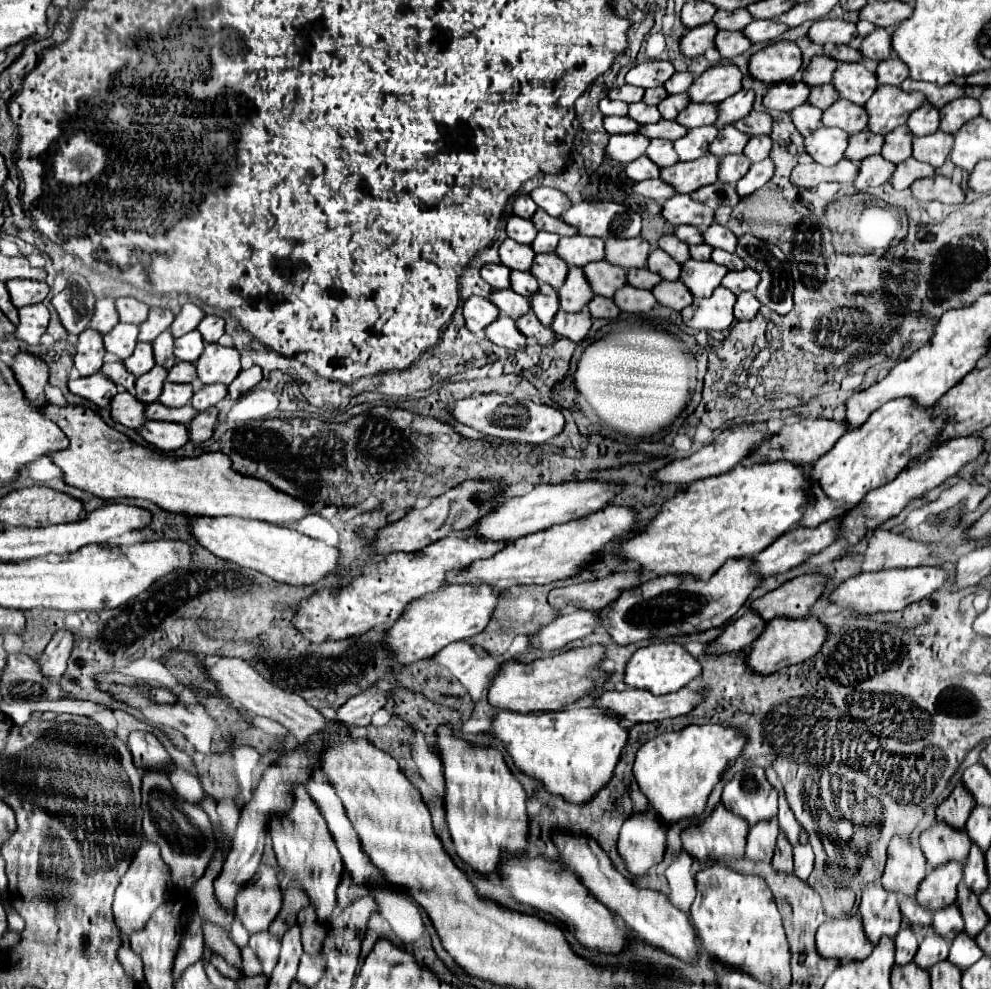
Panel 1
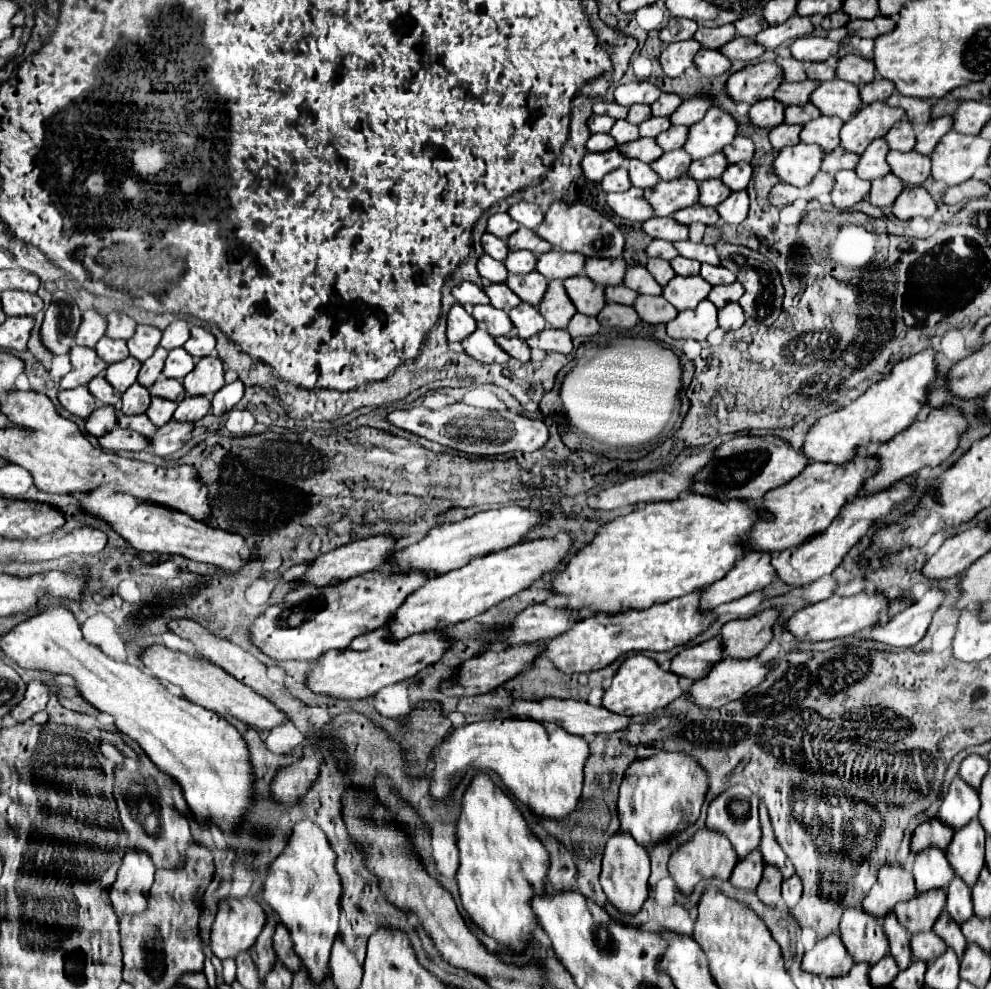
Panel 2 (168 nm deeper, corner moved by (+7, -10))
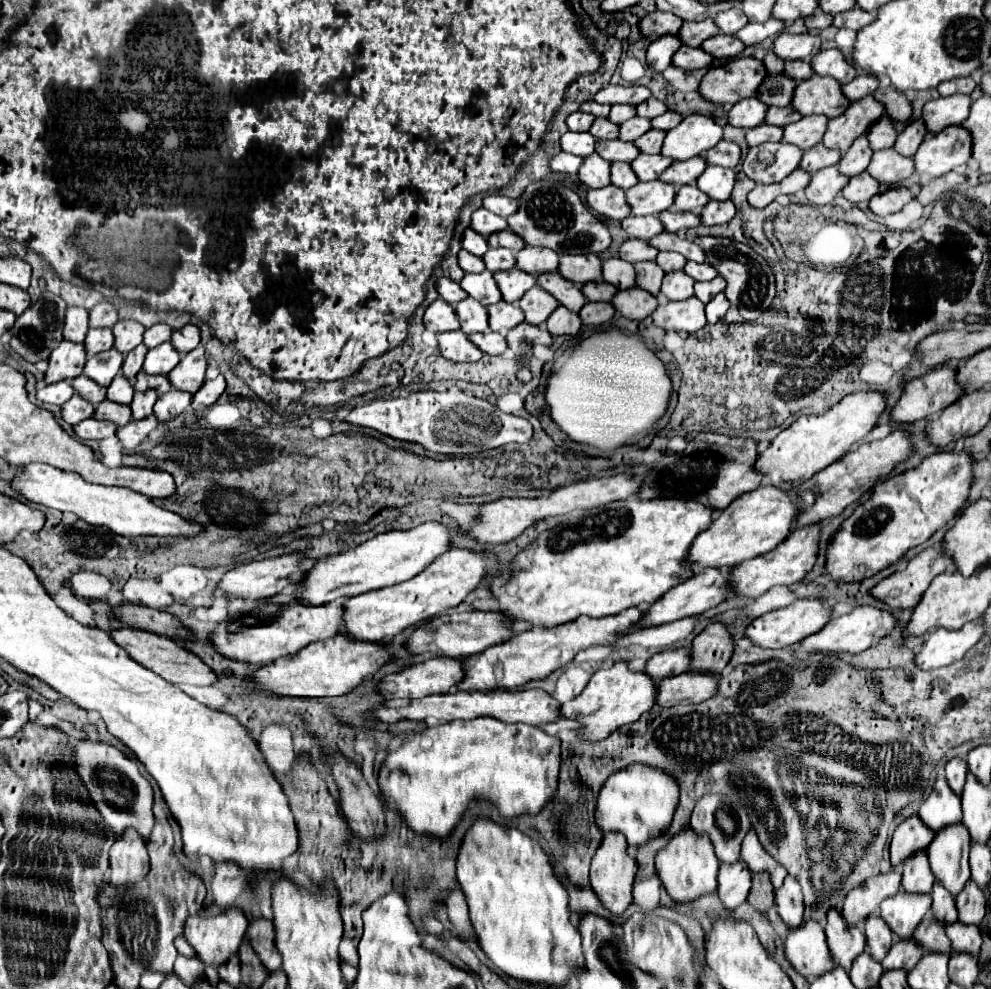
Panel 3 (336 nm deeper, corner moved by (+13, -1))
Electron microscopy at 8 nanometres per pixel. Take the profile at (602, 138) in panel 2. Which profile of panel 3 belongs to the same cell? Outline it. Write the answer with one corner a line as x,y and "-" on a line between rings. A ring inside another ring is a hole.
568,131
560,139
562,151
572,153
572,155
582,155
582,157
592,155
594,153
594,145
596,145
596,137
592,133
572,133
572,131

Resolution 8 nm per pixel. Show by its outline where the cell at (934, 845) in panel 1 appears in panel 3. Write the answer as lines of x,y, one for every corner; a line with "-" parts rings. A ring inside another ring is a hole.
916,851
902,863
902,887
908,893
930,893
936,877
932,875
926,851
-
928,887
928,889
922,889

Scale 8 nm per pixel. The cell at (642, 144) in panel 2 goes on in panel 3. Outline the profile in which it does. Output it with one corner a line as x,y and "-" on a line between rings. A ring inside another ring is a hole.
604,139
596,143
596,153
608,161
632,161
640,153
638,147
632,141
622,141
622,139

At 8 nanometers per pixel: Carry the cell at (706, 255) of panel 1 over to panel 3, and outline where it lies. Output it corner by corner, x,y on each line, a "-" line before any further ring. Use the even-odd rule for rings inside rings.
660,251
656,257
656,263
668,273
668,271
680,271
686,265
684,255
680,253
668,253
668,251

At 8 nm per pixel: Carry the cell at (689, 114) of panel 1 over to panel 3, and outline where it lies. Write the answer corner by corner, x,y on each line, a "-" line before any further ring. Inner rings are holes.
650,129
650,131
646,131
642,137
636,139
636,147
638,147
642,153
660,153
664,135
666,135
666,131

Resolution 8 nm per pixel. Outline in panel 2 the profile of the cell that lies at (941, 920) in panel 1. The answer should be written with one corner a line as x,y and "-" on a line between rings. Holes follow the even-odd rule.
932,930
914,934
910,940
910,948
912,948
912,962
920,960
926,964
932,964
938,956
942,956
942,952
946,952
946,944
942,944
942,940
938,940
938,936
934,936

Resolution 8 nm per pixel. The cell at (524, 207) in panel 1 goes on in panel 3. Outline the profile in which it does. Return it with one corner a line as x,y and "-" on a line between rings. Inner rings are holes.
478,209
478,211
474,211
472,213
472,225
470,225
474,231
478,231
478,233
482,233
482,235
492,235
492,233
496,233
496,231
502,231
502,229
506,229
508,227
508,223
506,223
506,219
504,217
500,217
500,215
496,215
496,213
492,213
492,211
488,211
488,209

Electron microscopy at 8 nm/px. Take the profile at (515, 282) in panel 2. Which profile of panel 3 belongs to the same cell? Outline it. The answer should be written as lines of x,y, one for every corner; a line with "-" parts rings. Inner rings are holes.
508,269
508,271
496,271
494,279
500,287
502,299
508,303
514,303
518,299
522,299
522,295
536,285
536,277
534,275
526,275
524,271
518,269

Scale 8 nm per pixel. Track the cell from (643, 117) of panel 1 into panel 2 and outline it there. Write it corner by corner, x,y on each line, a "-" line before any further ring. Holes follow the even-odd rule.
618,120
618,122
612,126
612,130
610,130
608,134
616,140
616,144
632,142
632,140
636,140
636,138
638,138
638,126
628,124
626,120

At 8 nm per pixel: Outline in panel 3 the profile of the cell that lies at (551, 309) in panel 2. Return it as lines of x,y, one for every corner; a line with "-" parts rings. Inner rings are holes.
534,285
530,291
526,291
526,295
518,301
520,309
526,315
526,323
532,325
542,325
546,323
546,319
552,315
552,311
560,305
556,303
556,299
544,291
540,285

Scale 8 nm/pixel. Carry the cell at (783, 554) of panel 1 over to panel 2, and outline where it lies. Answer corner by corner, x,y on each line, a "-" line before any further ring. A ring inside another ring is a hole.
750,552
736,560
734,568
718,582
706,586
700,596
700,610
716,610
724,602
738,600
750,592
764,590
770,582
774,582
776,574
770,566
768,552

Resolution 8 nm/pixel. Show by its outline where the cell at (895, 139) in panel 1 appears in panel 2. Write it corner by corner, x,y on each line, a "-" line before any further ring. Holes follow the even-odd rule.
884,138
874,140
864,154
860,156
860,162
856,166
856,174
862,180
876,180
882,178
886,174
890,174
890,166
886,162
886,154
888,154
888,144

